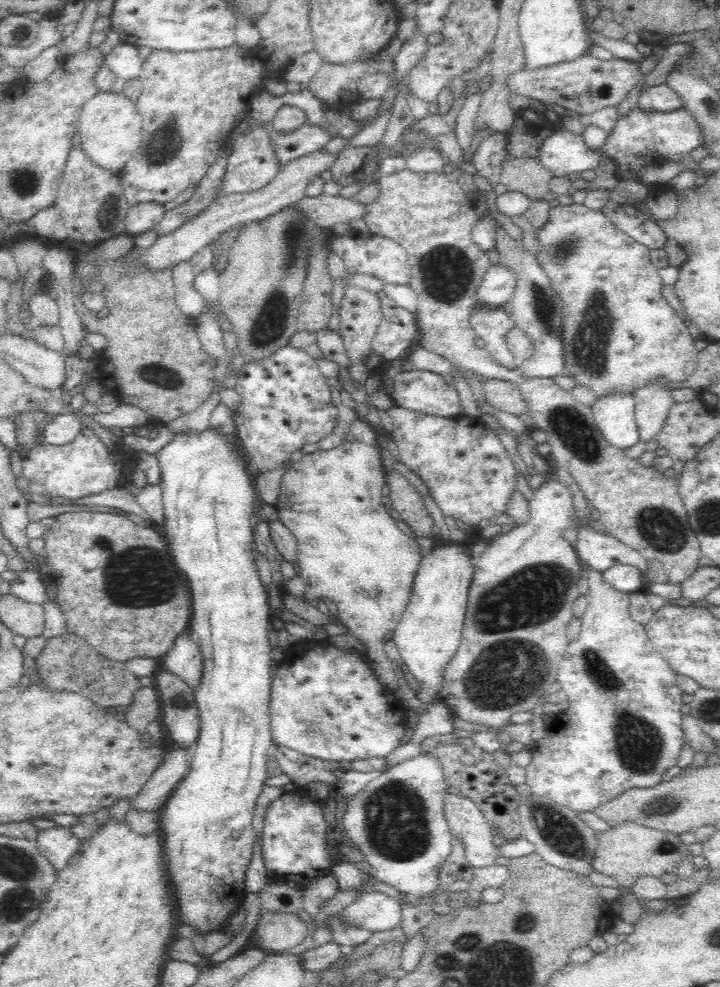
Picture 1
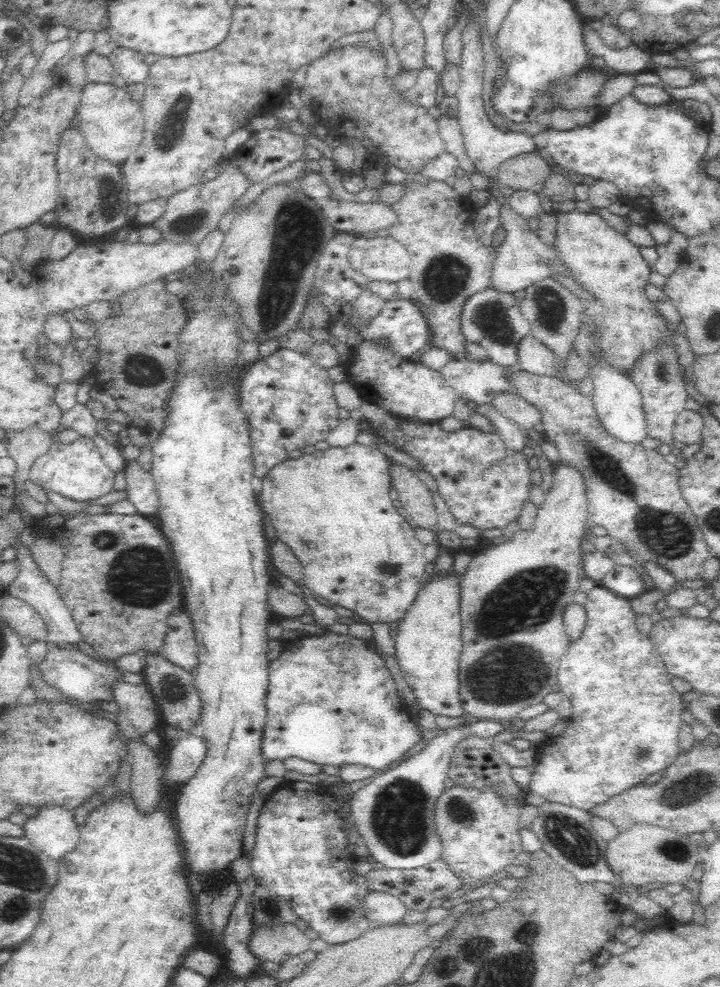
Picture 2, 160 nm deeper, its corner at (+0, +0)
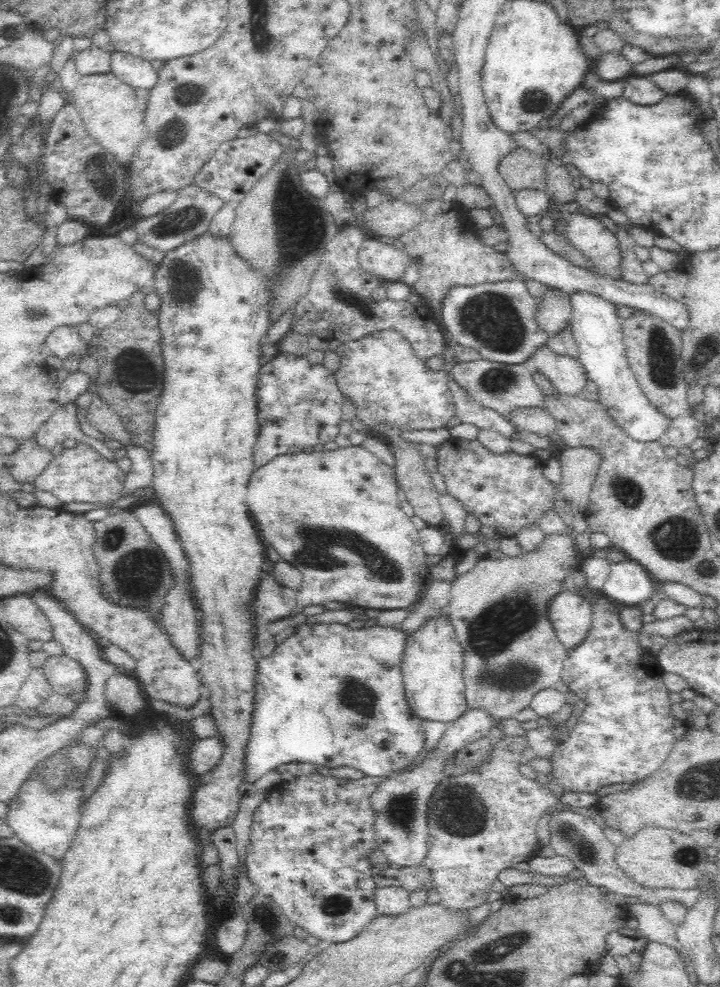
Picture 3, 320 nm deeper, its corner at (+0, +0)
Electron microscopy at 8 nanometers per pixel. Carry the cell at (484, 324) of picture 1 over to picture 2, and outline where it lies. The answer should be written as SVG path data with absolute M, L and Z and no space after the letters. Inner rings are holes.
M493 286L484 288L464 300L458 317L460 330L466 342L476 342L486 350L488 359L502 366L517 364L519 342L531 334L531 324L521 313L519 302L512 292L496 290Z

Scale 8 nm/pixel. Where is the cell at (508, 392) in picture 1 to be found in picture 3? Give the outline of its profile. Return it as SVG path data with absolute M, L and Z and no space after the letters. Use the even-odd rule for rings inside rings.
M542 407L519 408L511 412L516 427L543 438L555 438L558 421Z

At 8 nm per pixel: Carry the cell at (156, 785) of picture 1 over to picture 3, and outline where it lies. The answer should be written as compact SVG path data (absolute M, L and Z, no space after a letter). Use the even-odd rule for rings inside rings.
M220 736L200 739L195 737L189 748L190 757L187 766L195 777L203 779L208 776L213 768L218 766L224 754L224 743Z

